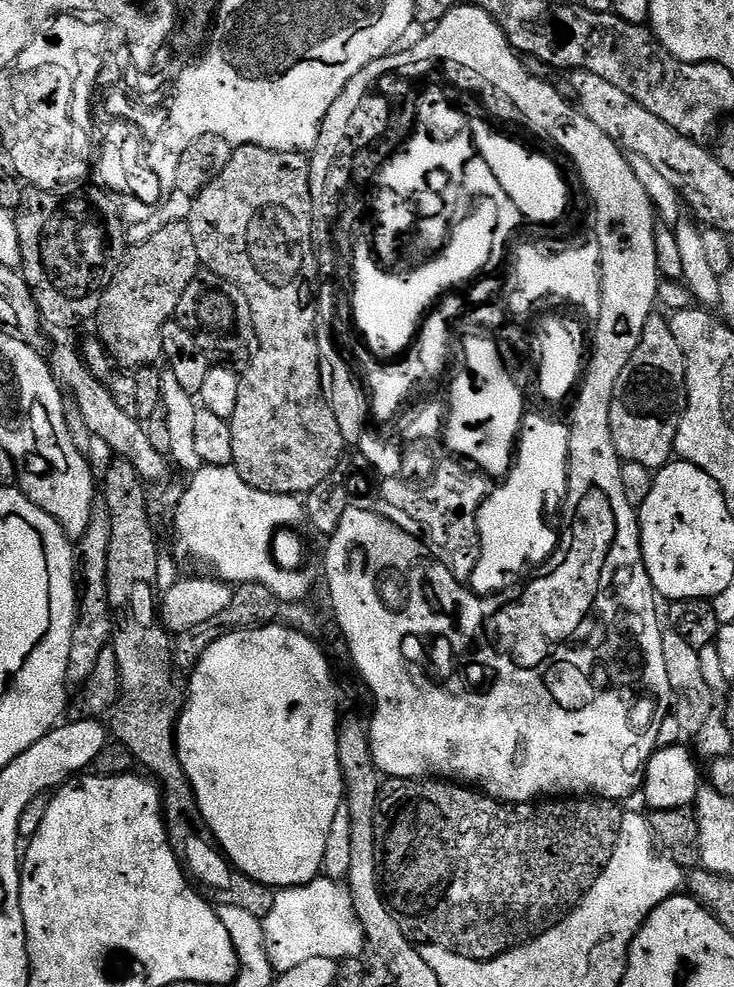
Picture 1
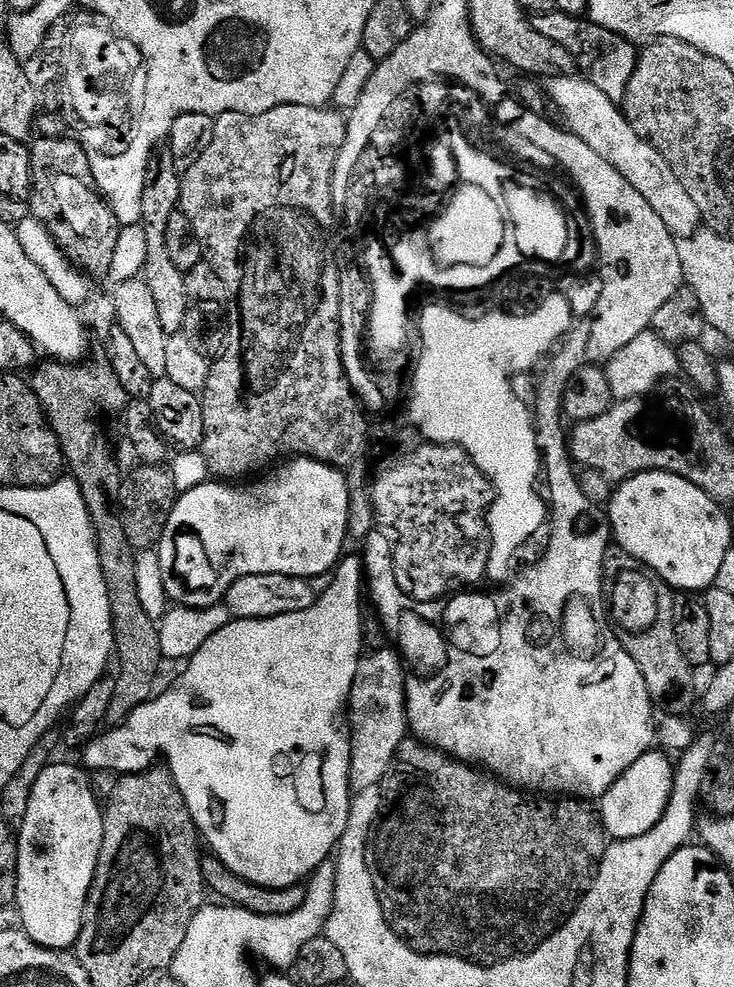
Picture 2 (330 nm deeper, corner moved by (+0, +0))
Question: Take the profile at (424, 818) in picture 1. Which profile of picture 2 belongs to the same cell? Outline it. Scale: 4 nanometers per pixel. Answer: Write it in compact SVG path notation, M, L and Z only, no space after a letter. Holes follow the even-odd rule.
M405 738L398 746L396 758L379 789L380 809L372 827L372 834L368 837L366 866L370 870L370 878L374 878L374 890L378 894L378 902L392 933L422 956L455 956L457 960L466 960L469 964L491 966L502 960L511 960L514 956L528 955L539 944L545 944L567 922L591 886L604 857L604 824L591 803L579 798L533 798L501 782L487 771L455 760L453 756L448 756L428 744L422 744L415 738Z

